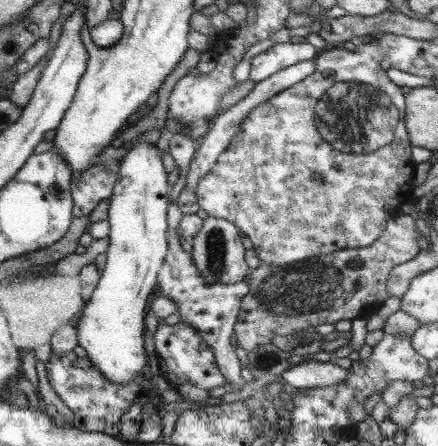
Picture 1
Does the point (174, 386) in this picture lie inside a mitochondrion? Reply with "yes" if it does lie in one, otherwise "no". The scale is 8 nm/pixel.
no

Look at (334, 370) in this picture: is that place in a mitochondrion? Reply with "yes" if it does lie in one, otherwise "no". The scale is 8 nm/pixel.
no

